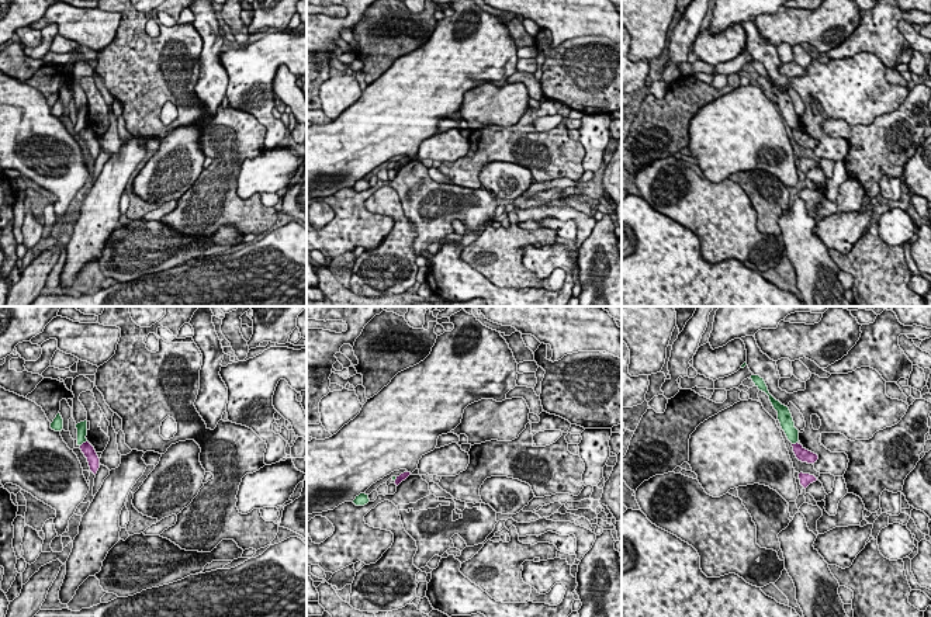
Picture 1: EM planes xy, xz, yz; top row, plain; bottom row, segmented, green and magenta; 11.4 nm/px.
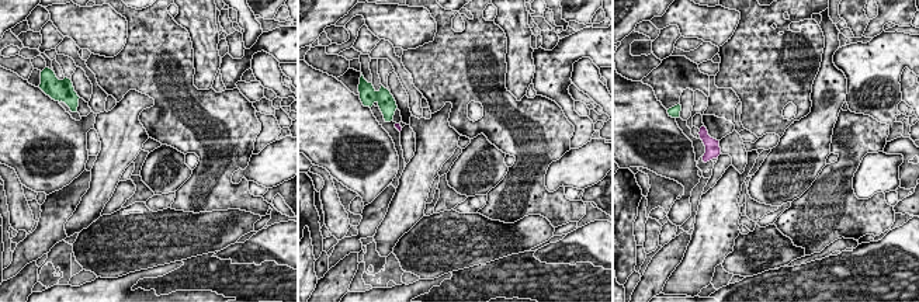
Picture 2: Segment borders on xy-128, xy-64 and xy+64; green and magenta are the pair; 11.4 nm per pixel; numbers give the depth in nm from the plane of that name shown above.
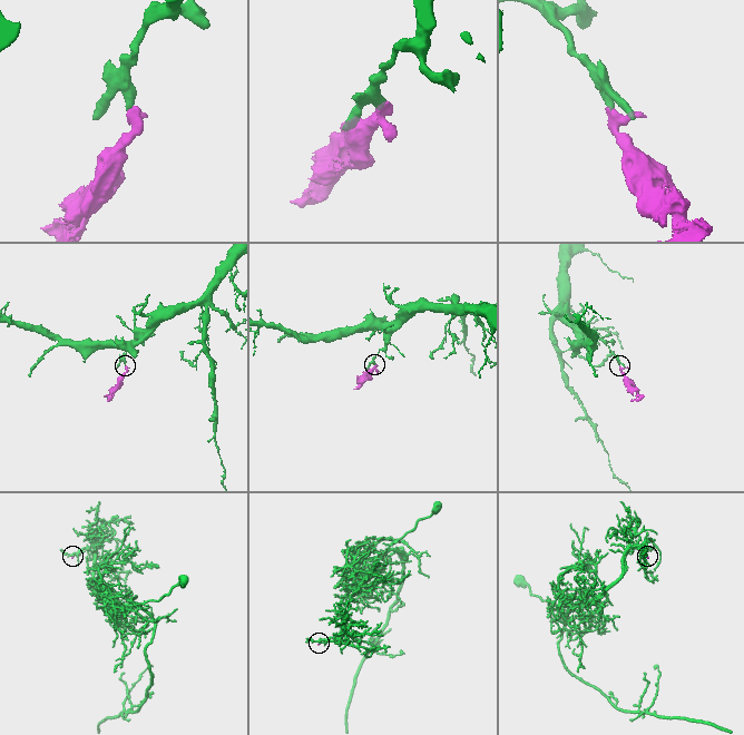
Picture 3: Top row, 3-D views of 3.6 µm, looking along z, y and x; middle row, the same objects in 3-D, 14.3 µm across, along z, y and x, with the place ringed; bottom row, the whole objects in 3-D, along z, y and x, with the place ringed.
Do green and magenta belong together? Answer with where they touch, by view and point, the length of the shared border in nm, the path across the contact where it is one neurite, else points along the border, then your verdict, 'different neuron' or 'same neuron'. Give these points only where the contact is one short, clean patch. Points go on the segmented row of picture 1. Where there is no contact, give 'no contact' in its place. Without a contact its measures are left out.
xy (83, 442) | 110 nm | along xy (86, 440), (80, 446) | different neuron

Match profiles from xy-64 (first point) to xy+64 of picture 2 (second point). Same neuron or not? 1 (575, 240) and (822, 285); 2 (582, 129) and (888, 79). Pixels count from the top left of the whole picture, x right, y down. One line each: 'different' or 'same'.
1: same
2: same

